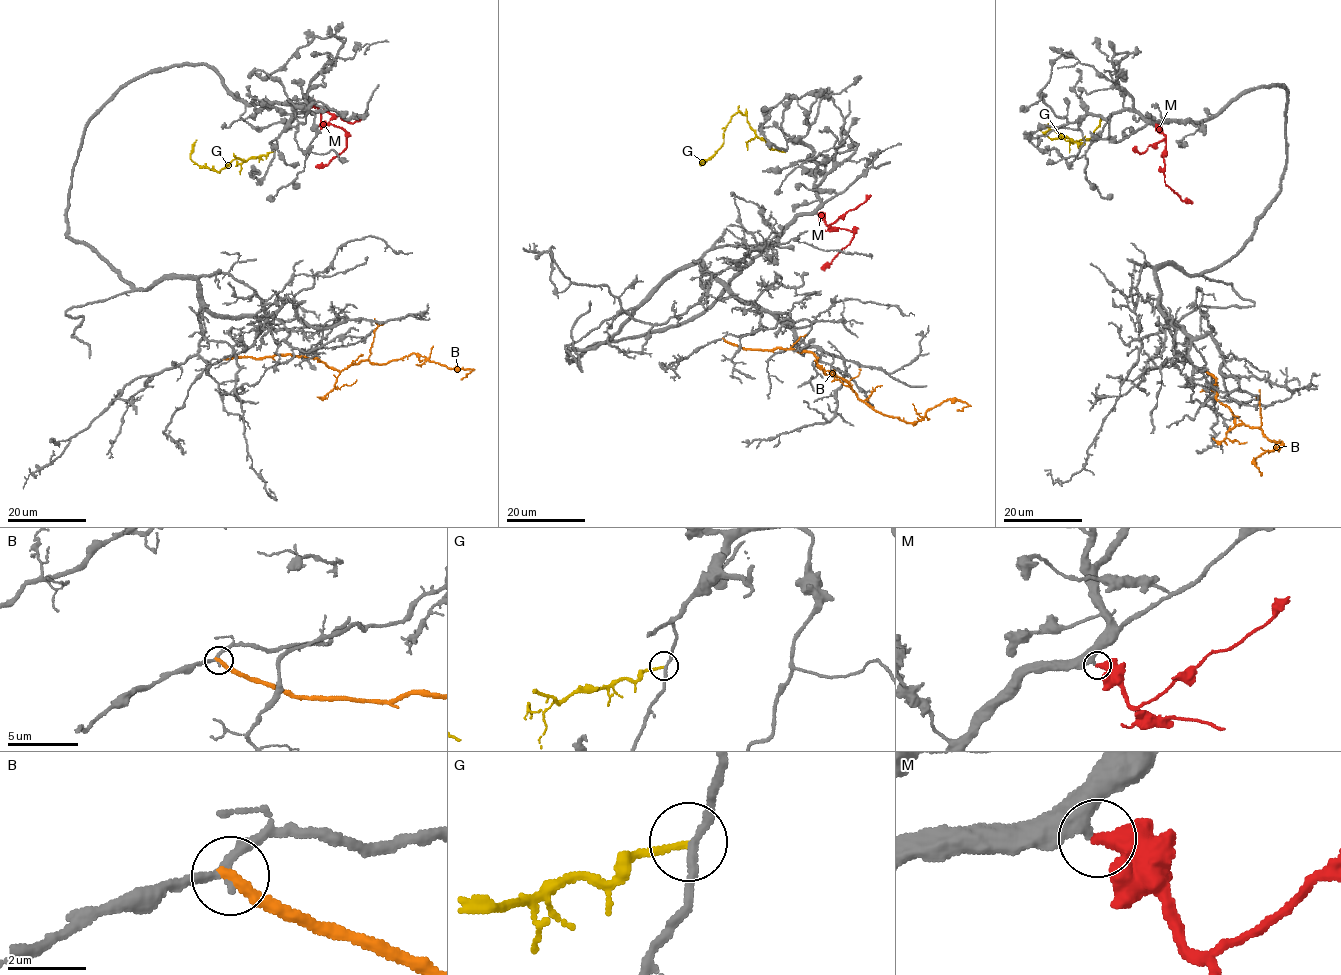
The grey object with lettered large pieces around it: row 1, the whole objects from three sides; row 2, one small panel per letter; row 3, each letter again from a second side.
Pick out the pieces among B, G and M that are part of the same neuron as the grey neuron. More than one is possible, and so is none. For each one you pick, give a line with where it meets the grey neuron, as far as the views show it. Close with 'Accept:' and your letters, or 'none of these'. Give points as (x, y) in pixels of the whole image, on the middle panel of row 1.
M: meets grey at (817, 214)
Accept: M

